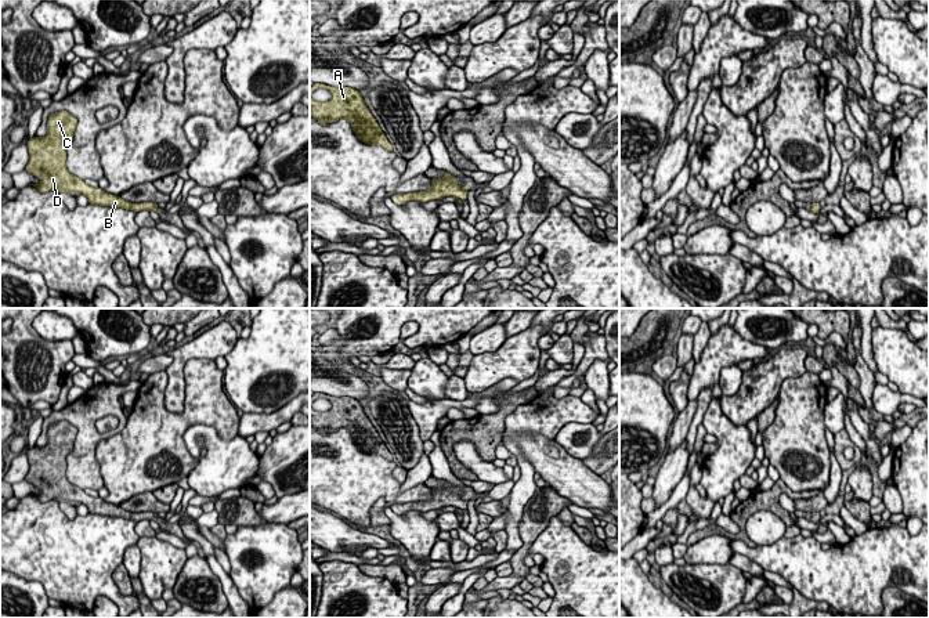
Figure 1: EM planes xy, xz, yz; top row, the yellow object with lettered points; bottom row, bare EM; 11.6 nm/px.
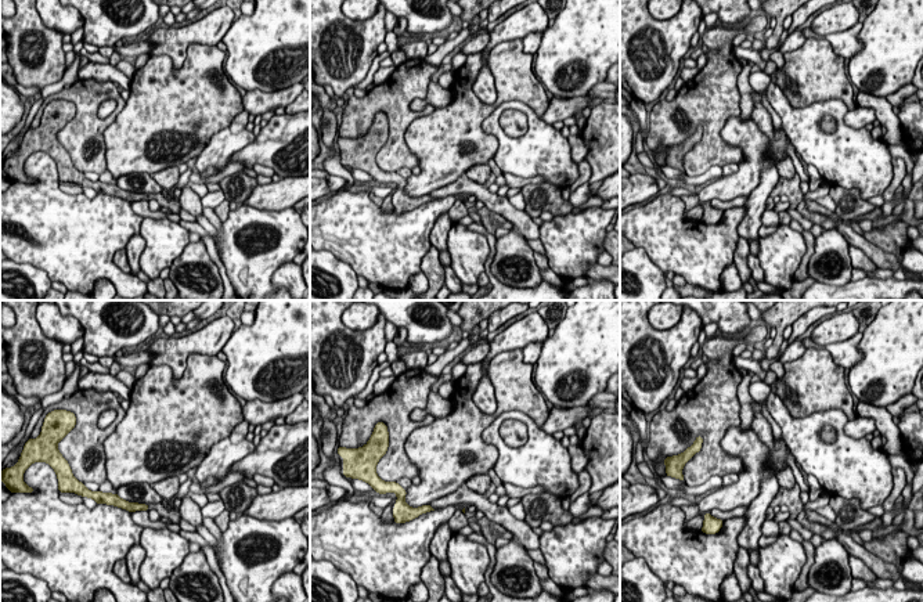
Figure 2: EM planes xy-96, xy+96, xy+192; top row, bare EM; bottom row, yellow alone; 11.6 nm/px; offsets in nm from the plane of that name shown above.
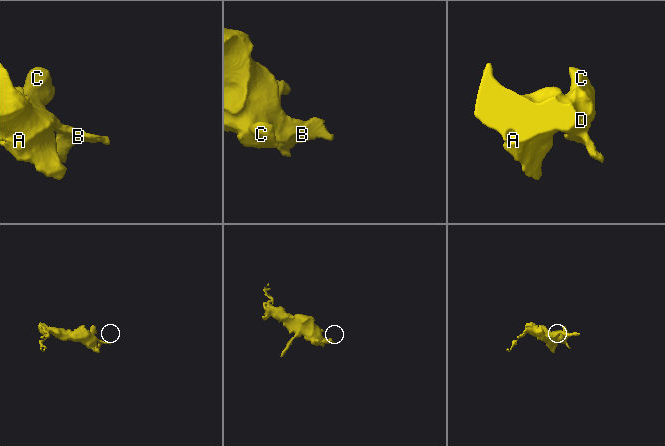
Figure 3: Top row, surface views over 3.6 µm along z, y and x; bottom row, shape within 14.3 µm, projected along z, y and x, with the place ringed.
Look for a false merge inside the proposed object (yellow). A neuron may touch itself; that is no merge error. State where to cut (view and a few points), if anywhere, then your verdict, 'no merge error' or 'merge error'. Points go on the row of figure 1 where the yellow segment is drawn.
no cut; no merge error

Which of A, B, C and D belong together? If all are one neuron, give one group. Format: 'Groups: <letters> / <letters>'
Groups: A B C D

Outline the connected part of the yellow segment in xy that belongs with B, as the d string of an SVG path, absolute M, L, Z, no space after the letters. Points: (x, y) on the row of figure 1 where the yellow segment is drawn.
M66 111L51 113L47 120L47 134L28 141L29 162L25 170L41 180L40 184L29 184L40 192L55 189L58 192L82 194L88 205L122 207L133 212L158 212L153 202L131 203L104 189L93 188L84 180L72 176L66 169L66 147L72 142L77 119Z

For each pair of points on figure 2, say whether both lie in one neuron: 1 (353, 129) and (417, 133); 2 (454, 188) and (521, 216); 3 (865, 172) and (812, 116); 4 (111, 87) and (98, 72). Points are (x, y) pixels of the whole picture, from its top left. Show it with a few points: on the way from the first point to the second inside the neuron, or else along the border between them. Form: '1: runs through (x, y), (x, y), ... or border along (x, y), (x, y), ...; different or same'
1: border along (432, 112), (418, 116), (404, 134), (418, 162); different
2: runs through (471, 188), (478, 190), (504, 208); same
3: runs through (848, 158), (842, 158), (817, 133); same
4: border along (79, 78), (111, 80), (114, 83); different

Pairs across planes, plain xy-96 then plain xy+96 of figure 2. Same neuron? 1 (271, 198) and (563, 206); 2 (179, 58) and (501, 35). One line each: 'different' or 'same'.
1: different
2: same

